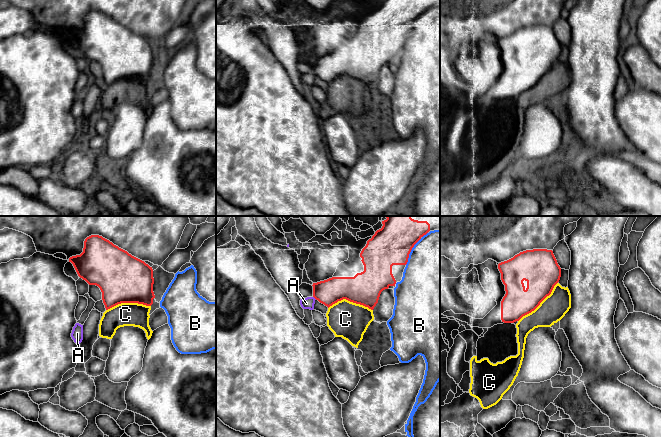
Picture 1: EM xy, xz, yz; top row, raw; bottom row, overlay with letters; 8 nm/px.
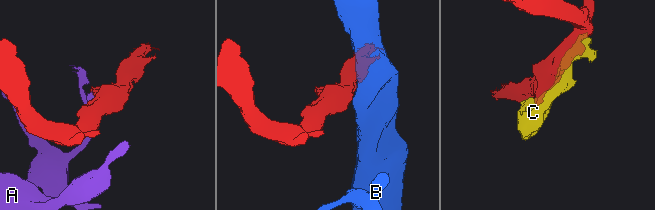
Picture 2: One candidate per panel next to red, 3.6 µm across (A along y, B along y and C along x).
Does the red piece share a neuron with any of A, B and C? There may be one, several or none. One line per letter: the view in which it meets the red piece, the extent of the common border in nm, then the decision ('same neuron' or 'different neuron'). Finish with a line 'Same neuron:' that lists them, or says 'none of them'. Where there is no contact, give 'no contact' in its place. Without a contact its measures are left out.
A: meets red in xz; contact 40 nm long; different neuron
B: meets red in xz; contact 320 nm long; different neuron
C: meets red in xy; contact 360 nm long; different neuron
Same neuron: none of them

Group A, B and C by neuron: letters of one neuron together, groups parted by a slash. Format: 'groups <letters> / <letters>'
groups A / B / C

